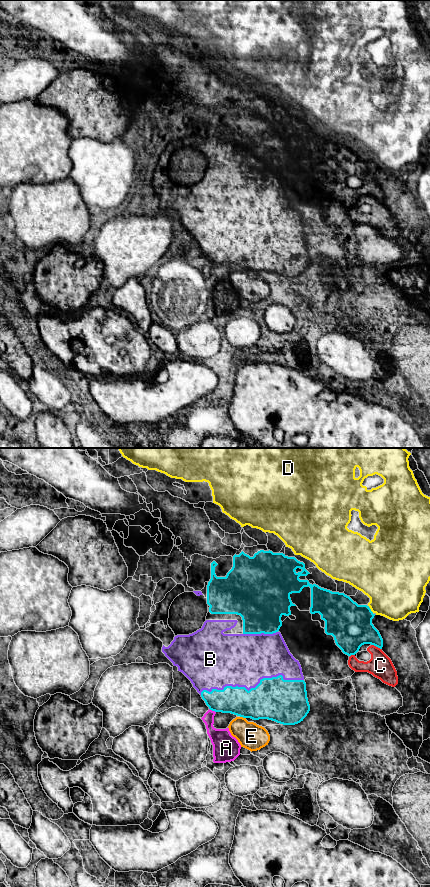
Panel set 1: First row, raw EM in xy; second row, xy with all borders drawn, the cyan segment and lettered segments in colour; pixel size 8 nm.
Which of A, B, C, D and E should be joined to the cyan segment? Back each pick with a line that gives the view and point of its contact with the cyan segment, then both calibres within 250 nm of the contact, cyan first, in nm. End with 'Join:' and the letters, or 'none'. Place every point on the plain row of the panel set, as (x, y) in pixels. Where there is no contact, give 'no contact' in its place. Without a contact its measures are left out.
B: meets cyan in xy at (252, 240); 340 nm thick on the cyan side, 420 nm on the other
Join: B

